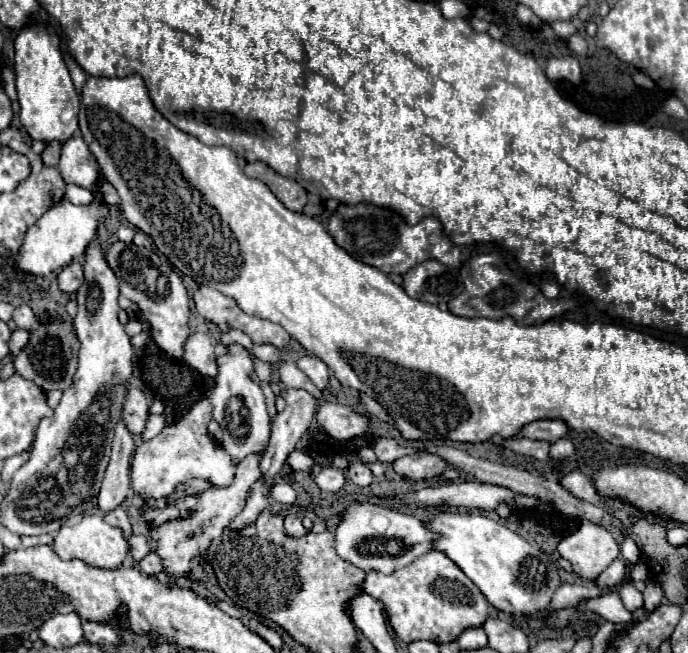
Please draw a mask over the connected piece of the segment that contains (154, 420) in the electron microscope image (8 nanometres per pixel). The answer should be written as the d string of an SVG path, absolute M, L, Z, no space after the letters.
M150 416L150 418L148 418L148 424L146 424L144 432L142 432L142 440L154 438L164 426L166 426L166 418L164 418L164 416Z

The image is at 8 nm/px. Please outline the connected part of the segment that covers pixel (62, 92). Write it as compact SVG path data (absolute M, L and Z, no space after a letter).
M34 24L22 28L16 42L14 72L16 90L20 100L20 124L32 140L66 142L78 132L78 108L80 96L72 84L70 72L60 56L60 40L44 24Z

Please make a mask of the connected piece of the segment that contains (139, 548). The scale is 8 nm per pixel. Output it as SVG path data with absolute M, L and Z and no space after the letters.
M136 534L130 538L130 552L134 560L142 560L150 552L150 540L142 534Z

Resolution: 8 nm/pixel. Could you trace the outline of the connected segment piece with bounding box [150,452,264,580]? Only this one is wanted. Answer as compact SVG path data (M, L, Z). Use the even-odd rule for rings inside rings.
M256 452L252 456L246 456L238 468L236 468L236 476L234 482L226 488L208 488L206 492L198 494L198 496L186 496L182 492L182 488L172 494L168 498L170 504L180 506L180 508L194 508L194 516L188 520L174 520L174 522L166 522L162 526L152 526L152 538L156 540L156 552L162 556L162 564L164 564L164 572L168 576L184 576L188 572L194 572L196 580L204 580L204 572L202 572L202 564L198 564L196 556L200 556L210 542L222 534L222 530L234 520L234 516L244 508L246 500L248 500L248 492L252 488L252 484L256 482L256 476L260 476L260 460L264 458L264 452Z

